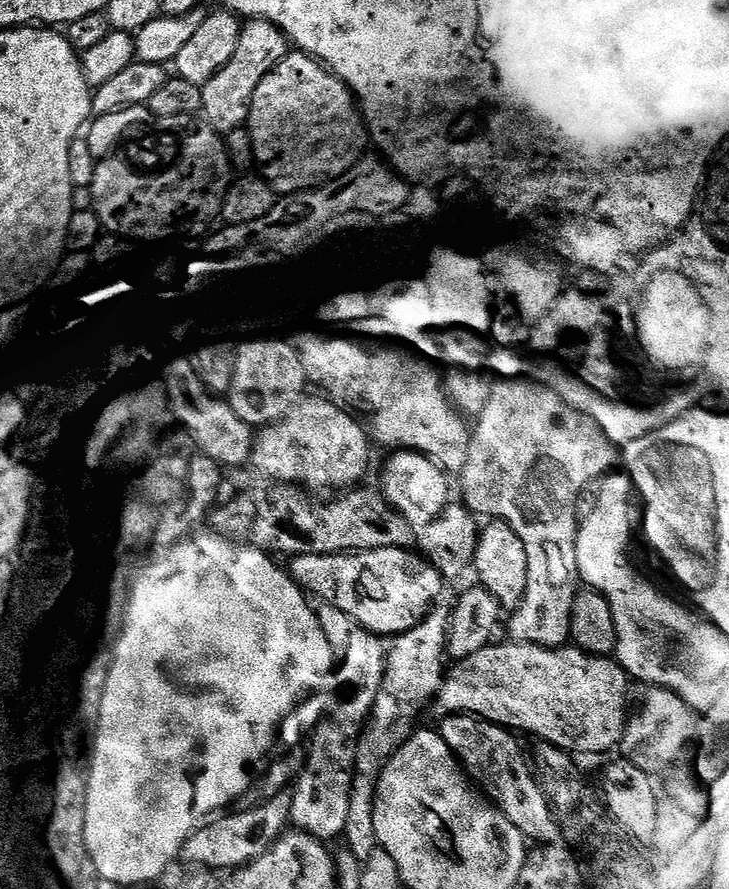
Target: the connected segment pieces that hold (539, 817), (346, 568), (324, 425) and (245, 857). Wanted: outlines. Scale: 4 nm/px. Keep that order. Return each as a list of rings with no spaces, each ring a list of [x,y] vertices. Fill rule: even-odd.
[[[448,714],[441,720],[444,721],[438,725],[438,731],[450,746],[452,755],[458,758],[465,773],[487,793],[491,803],[502,814],[506,814],[514,826],[518,826],[520,833],[532,842],[551,842],[557,839],[558,824],[553,809],[540,788],[529,753],[526,748],[524,752],[520,745],[521,737],[503,724],[493,724],[491,720],[481,720],[478,716]]]
[[[379,548],[378,550],[362,550],[361,552],[334,552],[332,554],[314,554],[301,552],[291,557],[290,575],[305,593],[319,598],[321,601],[338,606],[356,619],[357,625],[369,633],[381,638],[392,638],[401,632],[413,628],[433,611],[440,591],[446,587],[446,581],[440,572],[424,559],[419,551],[406,548]]]
[[[305,398],[289,416],[259,429],[254,464],[269,476],[265,476],[269,481],[299,484],[309,490],[348,490],[363,481],[360,479],[367,474],[368,459],[372,456],[368,449],[370,432],[347,412],[347,407],[323,399]]]
[[[285,790],[279,792],[274,798],[241,807],[241,809],[241,812],[225,811],[207,822],[201,823],[184,841],[183,859],[186,858],[190,863],[196,864],[192,866],[205,866],[210,870],[221,870],[220,868],[235,870],[241,864],[248,864],[254,857],[261,856],[289,827],[292,814],[292,794],[291,791]]]

